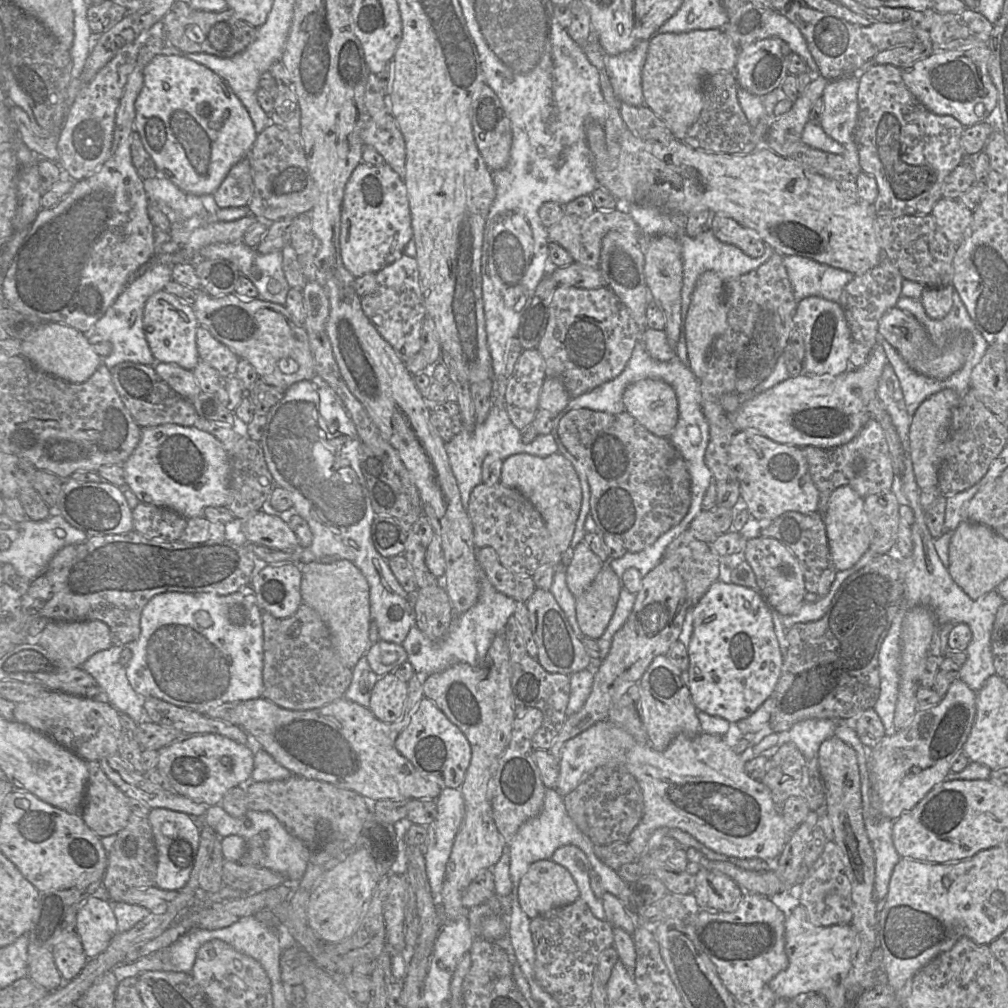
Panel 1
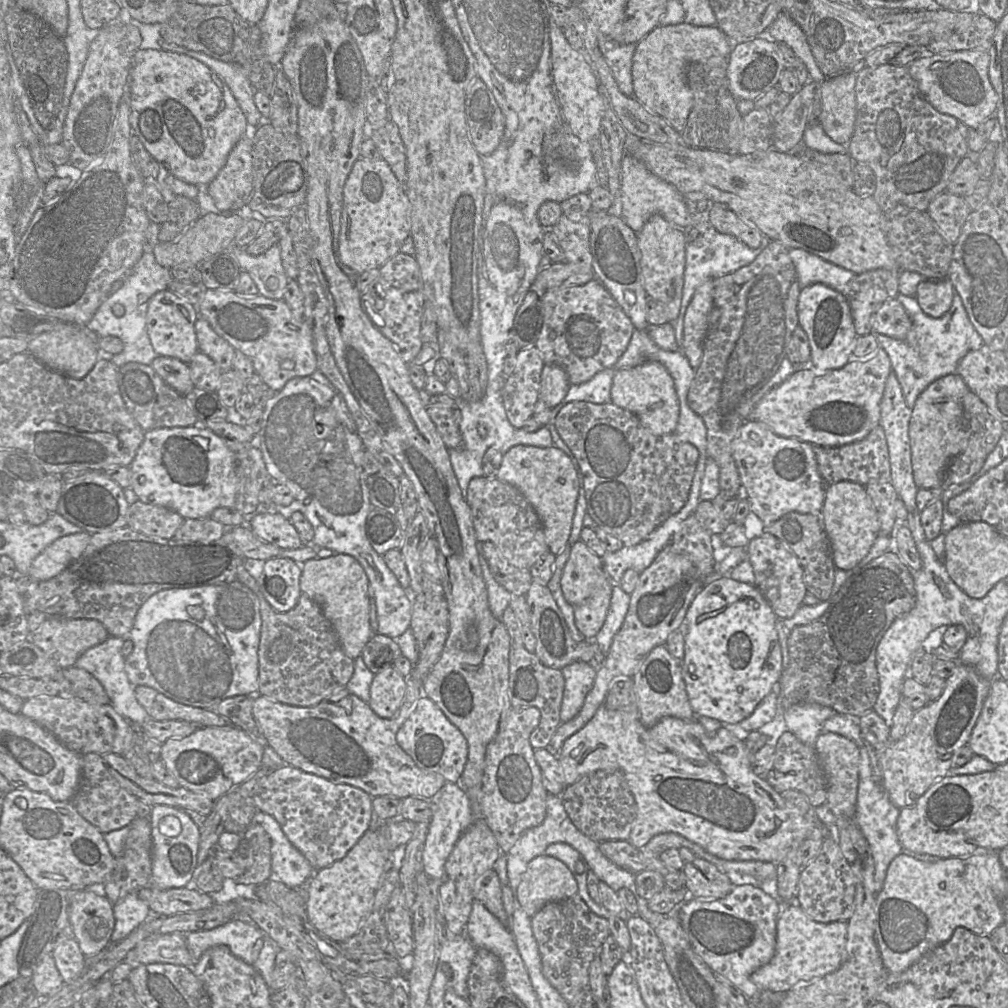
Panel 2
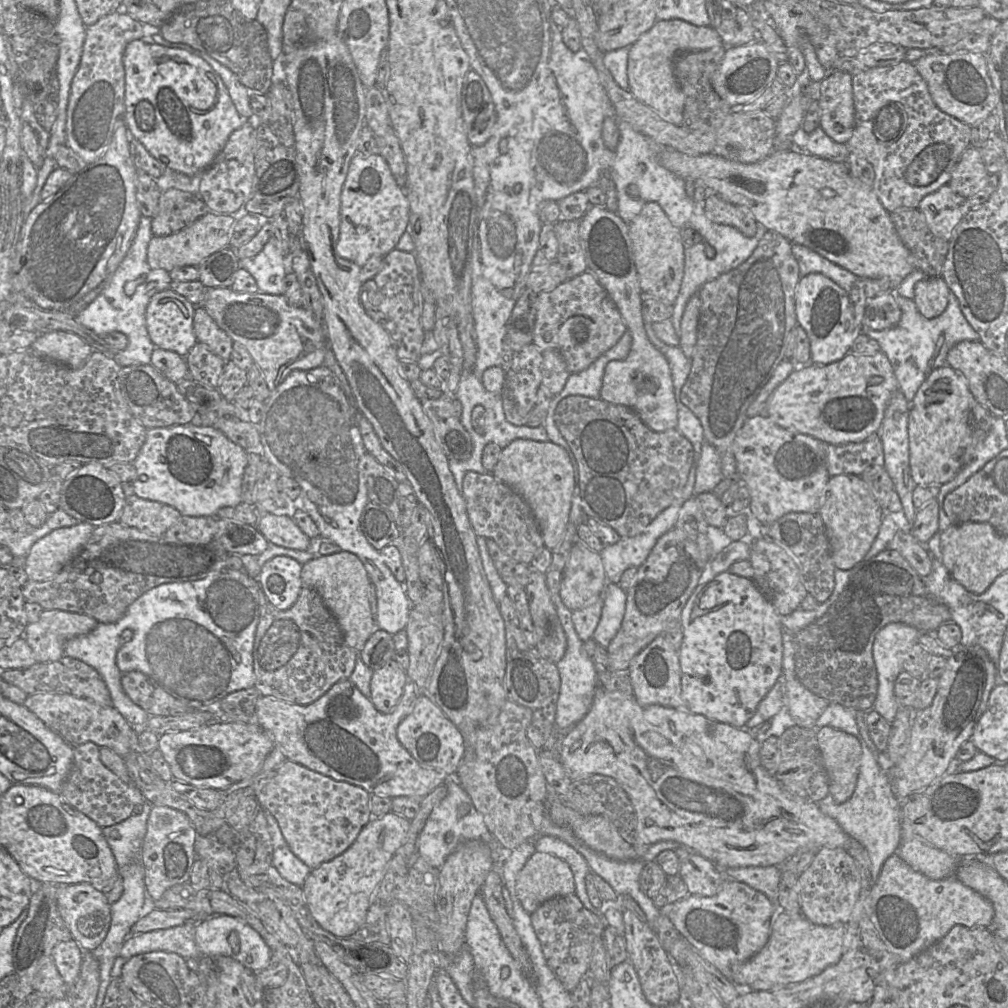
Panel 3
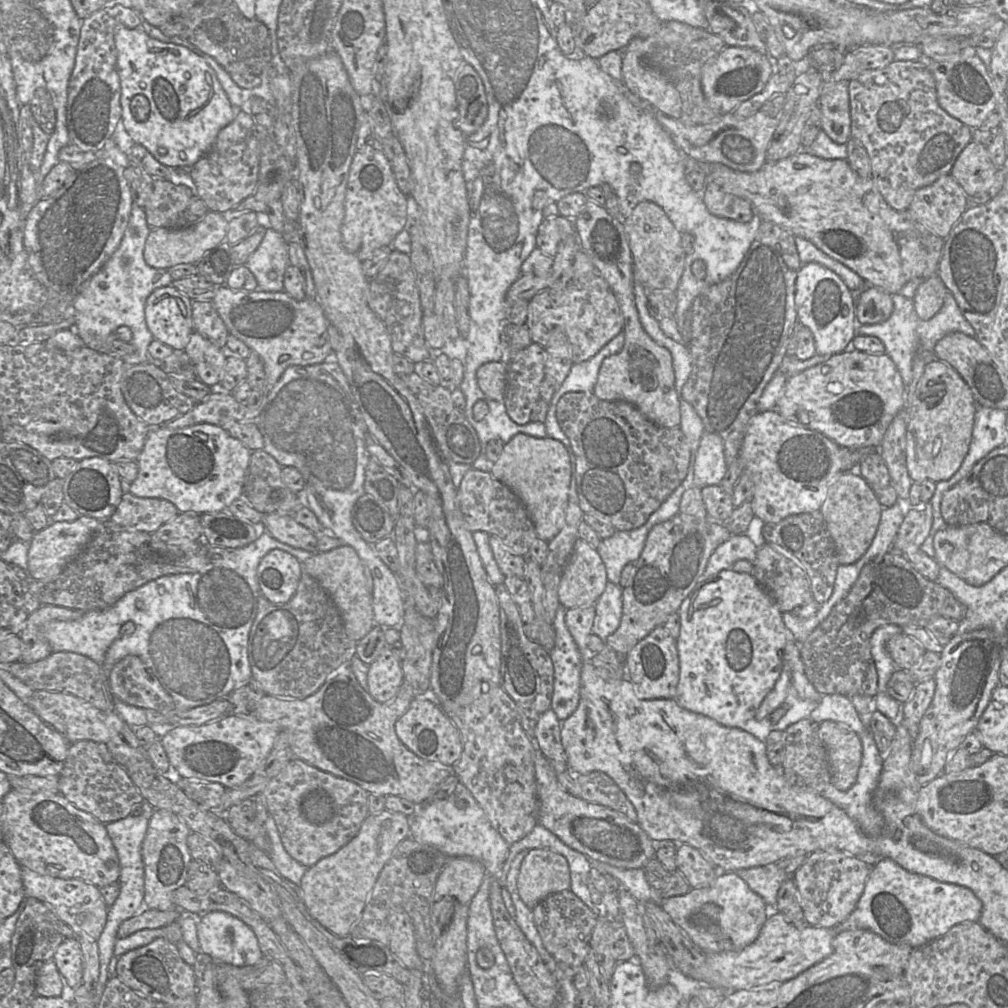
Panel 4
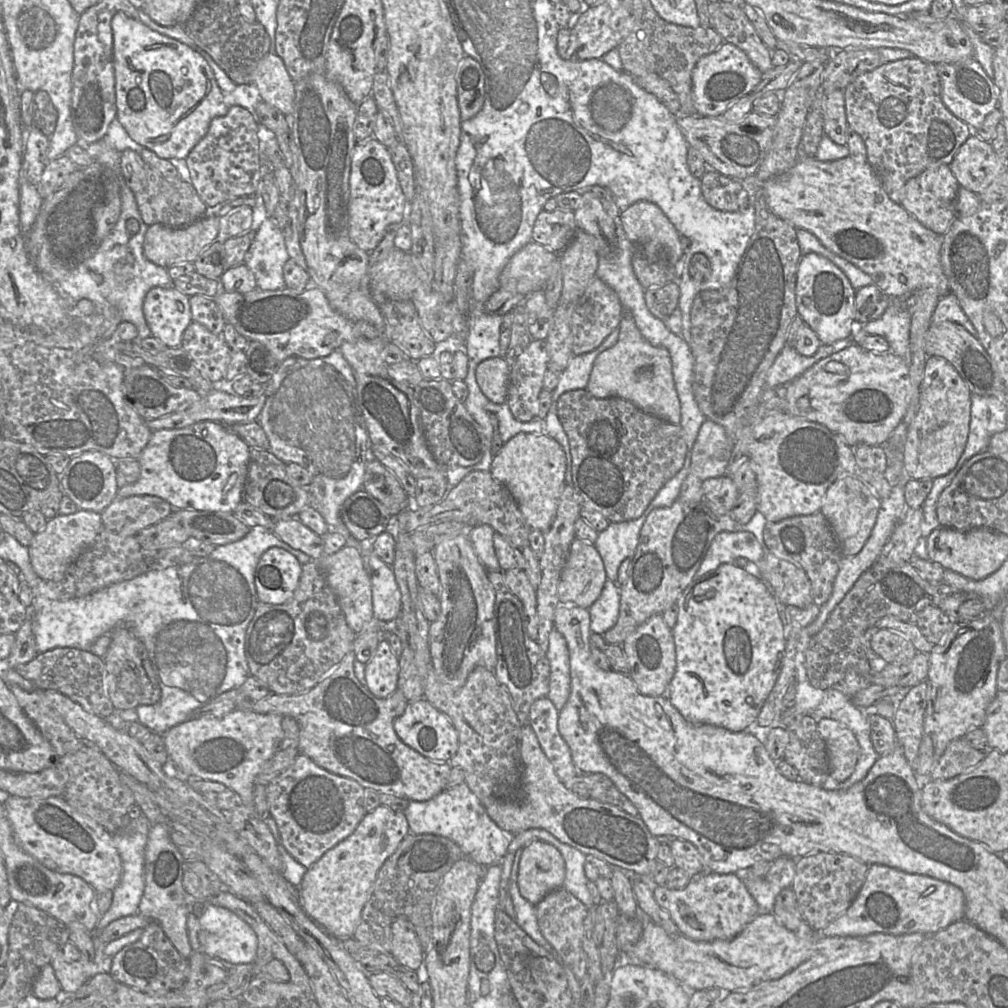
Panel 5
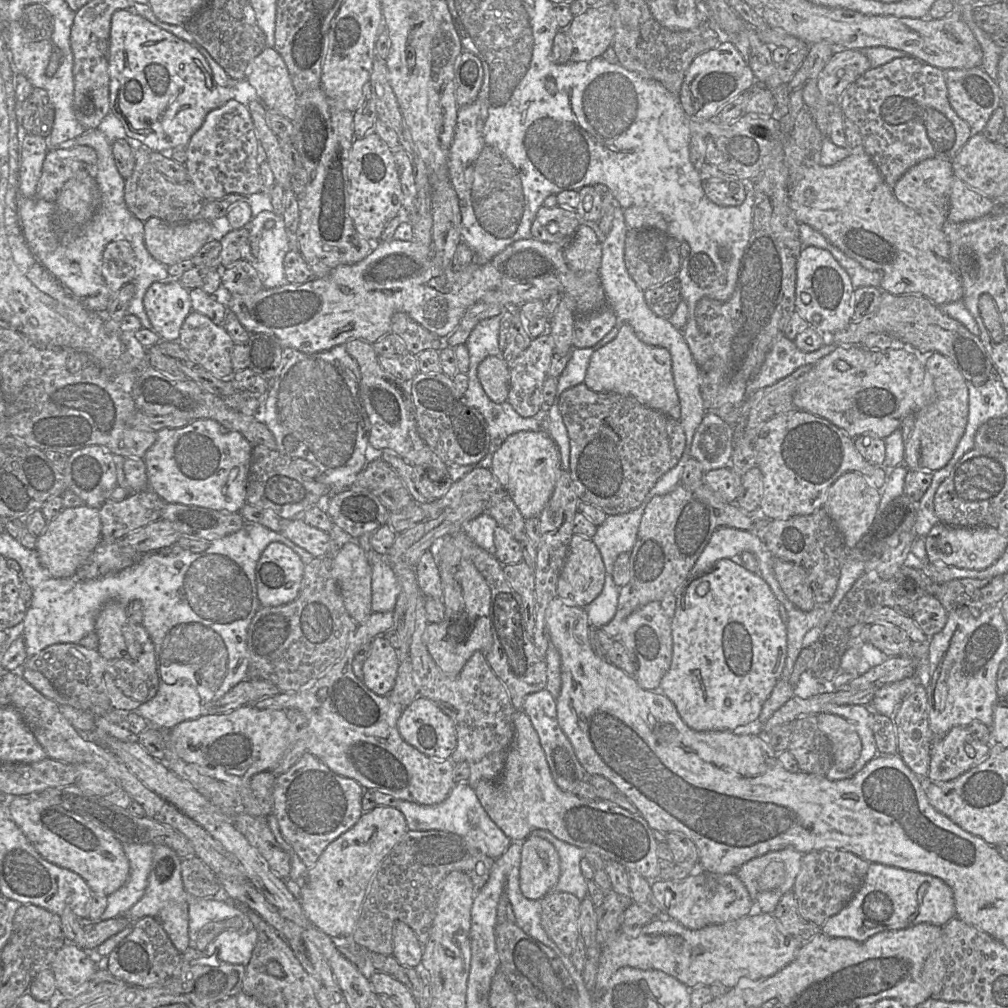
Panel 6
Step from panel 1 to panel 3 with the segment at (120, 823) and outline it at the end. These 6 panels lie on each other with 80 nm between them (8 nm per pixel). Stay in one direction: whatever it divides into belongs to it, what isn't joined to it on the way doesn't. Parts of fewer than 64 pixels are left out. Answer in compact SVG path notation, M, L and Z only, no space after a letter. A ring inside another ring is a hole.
M92 742L73 747L72 764L59 794L68 804L105 828L129 818L134 806L144 804L146 800L133 783L123 782L102 763L99 749Z

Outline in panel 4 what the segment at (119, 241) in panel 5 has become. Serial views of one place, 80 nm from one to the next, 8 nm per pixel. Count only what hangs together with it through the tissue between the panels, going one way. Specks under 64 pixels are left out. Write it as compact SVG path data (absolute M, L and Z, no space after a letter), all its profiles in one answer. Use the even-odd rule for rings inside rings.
M133 204L129 224L119 248L99 273L82 284L72 298L75 324L69 330L74 330L84 345L92 350L98 351L102 341L114 334L120 326L130 328L135 351L121 358L126 366L149 361L148 347L154 338L145 319L146 300L155 289L169 286L173 282L169 270L150 267L144 260L145 243L150 231L144 208Z

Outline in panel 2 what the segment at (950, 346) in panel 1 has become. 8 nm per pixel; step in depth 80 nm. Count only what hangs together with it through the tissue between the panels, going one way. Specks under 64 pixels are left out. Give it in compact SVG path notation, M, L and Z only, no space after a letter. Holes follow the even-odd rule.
M896 299L886 300L871 318L872 333L903 340L912 327L912 321L903 305Z

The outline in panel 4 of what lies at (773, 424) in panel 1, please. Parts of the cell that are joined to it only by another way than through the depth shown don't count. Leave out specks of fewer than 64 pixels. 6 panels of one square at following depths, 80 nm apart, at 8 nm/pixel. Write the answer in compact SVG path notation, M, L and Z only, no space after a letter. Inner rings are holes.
M850 342L843 352L831 355L827 358L826 361L818 363L807 369L804 369L803 371L789 377L786 381L784 390L776 403L775 409L786 420L798 424L802 427L816 430L824 434L831 440L833 440L840 447L847 447L847 448L877 447L879 448L880 451L880 444L888 426L890 425L894 417L904 409L905 389L906 387L902 381L900 373L898 372L892 359L886 353L873 354L855 350L852 348Z

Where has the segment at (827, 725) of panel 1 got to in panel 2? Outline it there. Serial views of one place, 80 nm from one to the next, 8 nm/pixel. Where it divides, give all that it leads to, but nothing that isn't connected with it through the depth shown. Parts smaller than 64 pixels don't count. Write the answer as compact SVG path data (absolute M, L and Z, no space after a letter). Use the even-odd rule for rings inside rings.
M819 704L794 705L785 710L784 718L788 731L804 744L814 746L823 723L835 714L832 708Z

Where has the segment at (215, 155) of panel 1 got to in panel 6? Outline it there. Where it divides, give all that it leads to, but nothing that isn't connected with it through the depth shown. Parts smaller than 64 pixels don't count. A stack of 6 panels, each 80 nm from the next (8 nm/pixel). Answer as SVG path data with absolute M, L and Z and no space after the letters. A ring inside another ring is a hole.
M130 9L116 10L112 15L108 70L110 111L121 121L129 138L137 139L152 152L187 146L207 114L223 105L219 86L198 50Z

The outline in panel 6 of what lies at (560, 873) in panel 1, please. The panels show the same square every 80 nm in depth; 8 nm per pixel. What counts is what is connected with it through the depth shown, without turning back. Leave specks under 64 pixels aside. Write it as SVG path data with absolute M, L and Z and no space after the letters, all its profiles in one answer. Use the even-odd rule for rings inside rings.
M530 834L523 842L519 882L522 894L541 900L553 890L560 876L560 860L555 847L546 839Z

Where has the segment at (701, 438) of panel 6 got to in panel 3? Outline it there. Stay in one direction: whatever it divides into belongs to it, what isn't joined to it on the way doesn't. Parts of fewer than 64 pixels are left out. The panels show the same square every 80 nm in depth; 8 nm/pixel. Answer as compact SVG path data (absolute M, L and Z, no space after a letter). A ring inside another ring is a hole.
M704 441L696 469L695 495L713 491L722 478L720 456L713 445Z

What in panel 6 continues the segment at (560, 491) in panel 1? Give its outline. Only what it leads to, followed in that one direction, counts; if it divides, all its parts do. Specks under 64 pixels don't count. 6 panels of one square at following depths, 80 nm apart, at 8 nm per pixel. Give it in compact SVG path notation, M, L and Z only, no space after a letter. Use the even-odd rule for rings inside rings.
M545 430L519 431L508 436L494 453L491 465L491 472L508 492L525 520L539 518L553 493L560 470L559 449Z

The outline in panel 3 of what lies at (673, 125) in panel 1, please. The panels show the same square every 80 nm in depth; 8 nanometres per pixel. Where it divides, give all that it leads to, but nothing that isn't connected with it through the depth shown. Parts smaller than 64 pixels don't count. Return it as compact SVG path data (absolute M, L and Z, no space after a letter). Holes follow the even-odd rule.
M681 19L657 20L631 46L627 61L628 90L641 103L663 120L682 125L685 96L673 73L673 60L678 53L704 51L724 43L711 26L695 26Z

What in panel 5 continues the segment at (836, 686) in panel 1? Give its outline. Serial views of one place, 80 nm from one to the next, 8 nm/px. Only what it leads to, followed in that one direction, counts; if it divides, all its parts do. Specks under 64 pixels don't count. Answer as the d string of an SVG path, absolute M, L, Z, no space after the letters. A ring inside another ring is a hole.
M876 562L858 578L821 630L810 639L805 655L810 684L827 690L843 680L848 669L871 678L875 673L863 646L865 632L885 616L917 624L919 613L929 605L941 609L952 623L967 622L989 613L984 600L976 593L961 591L945 583L932 584L923 579L910 562L898 566L883 566Z

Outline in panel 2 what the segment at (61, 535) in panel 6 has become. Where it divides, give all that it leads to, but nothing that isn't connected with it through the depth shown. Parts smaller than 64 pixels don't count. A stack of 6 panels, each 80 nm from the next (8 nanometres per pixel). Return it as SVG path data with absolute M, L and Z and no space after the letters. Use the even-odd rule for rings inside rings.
M85 531L63 536L47 546L32 562L28 577L46 581L62 573L82 554L91 534Z

